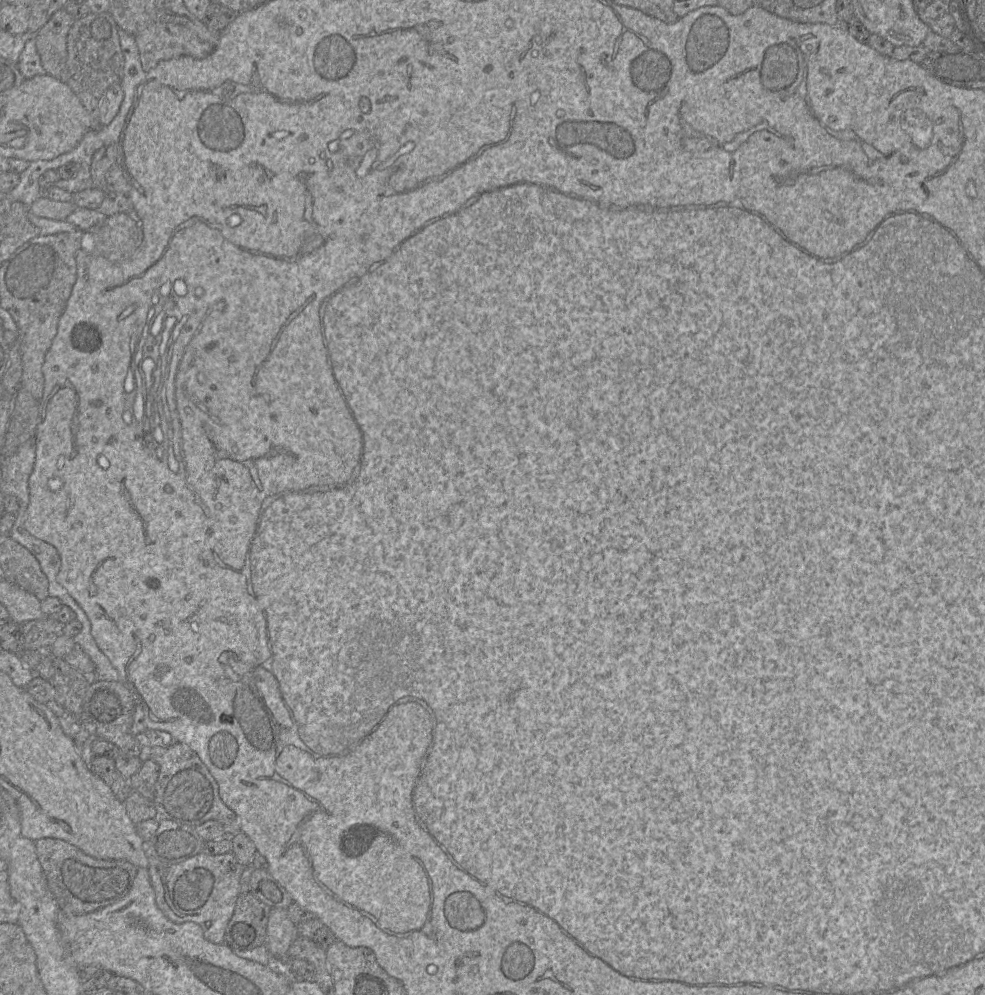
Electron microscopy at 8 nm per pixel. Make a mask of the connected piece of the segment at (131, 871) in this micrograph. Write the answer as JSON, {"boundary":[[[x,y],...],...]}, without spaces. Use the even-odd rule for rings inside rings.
{"boundary":[[[58,838],[39,839],[35,841],[35,847],[48,887],[61,914],[83,915],[118,902],[130,891],[138,870],[138,867],[126,860],[91,857]]]}

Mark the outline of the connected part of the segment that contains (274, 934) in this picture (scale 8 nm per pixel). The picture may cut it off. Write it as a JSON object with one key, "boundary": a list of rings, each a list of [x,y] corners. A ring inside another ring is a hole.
{"boundary":[[[272,908],[266,936],[266,947],[271,957],[287,960],[288,950],[297,936],[296,925],[289,919],[287,909]]]}

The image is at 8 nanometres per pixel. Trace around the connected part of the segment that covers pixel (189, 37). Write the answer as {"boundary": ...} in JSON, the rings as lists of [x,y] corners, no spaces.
{"boundary":[[[171,22],[151,23],[134,38],[146,73],[161,61],[181,56],[204,59],[214,49],[187,27]]]}

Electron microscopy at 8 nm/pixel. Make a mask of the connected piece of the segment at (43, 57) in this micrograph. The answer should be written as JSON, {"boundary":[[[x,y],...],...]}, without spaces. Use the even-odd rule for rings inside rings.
{"boundary":[[[64,9],[56,11],[34,35],[37,52],[46,74],[67,83],[67,36],[75,19]]]}

